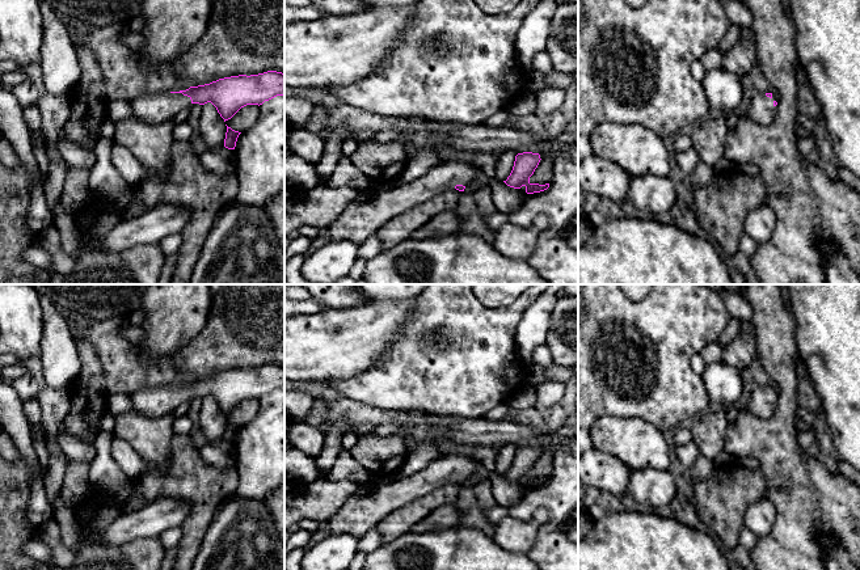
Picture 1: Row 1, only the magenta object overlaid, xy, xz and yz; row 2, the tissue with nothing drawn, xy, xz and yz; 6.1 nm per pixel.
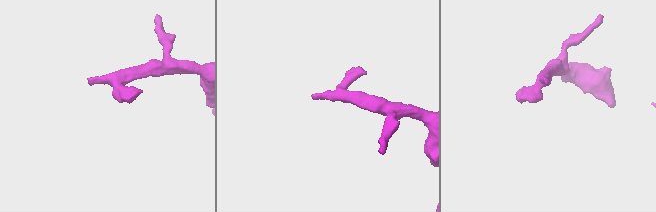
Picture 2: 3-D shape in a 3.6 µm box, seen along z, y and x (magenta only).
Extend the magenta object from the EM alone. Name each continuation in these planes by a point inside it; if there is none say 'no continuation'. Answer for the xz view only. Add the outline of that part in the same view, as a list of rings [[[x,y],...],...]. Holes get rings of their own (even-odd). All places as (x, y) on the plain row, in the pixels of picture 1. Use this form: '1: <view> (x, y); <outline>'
1: xz (366, 509); [[[447,455],[429,463],[423,469],[413,476],[399,478],[385,484],[363,485],[359,491],[350,497],[328,520],[332,535],[349,533],[361,539],[370,529],[375,528],[388,514],[402,507],[433,490],[455,484],[456,478],[467,480],[475,469],[475,461],[461,455]]]

